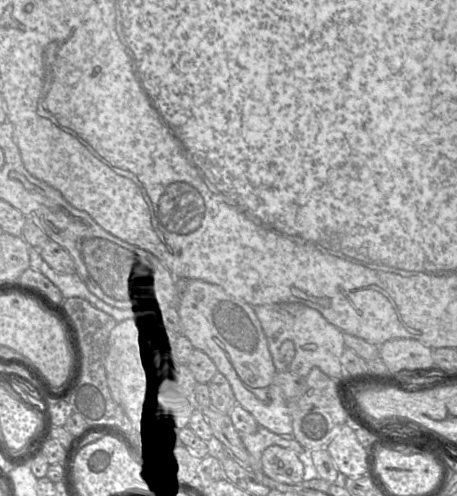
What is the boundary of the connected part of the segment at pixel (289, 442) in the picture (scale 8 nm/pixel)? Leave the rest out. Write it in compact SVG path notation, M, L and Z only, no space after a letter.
M260 427L256 433L241 435L241 437L245 448L257 463L260 462L263 452L268 447L280 446L298 454L305 468L303 480L319 478L311 459L311 451L305 450L292 436L280 436Z

